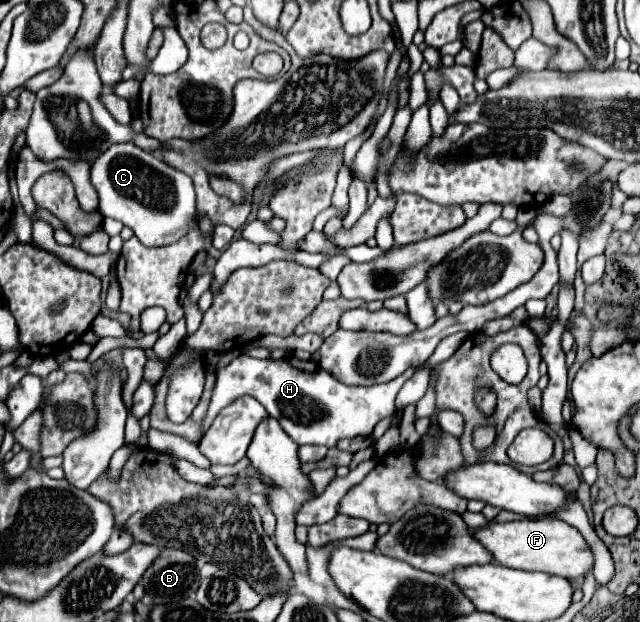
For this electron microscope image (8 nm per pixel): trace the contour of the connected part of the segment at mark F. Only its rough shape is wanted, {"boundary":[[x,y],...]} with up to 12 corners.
{"boundary":[[558,518],[490,522],[474,536],[502,566],[568,580],[594,568]]}

